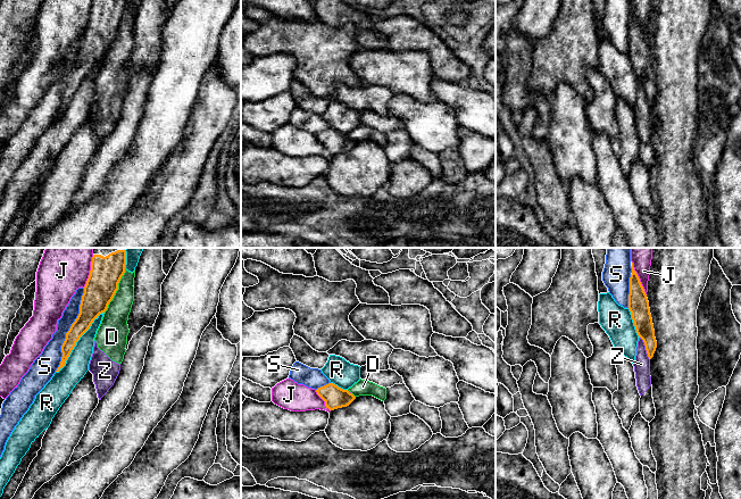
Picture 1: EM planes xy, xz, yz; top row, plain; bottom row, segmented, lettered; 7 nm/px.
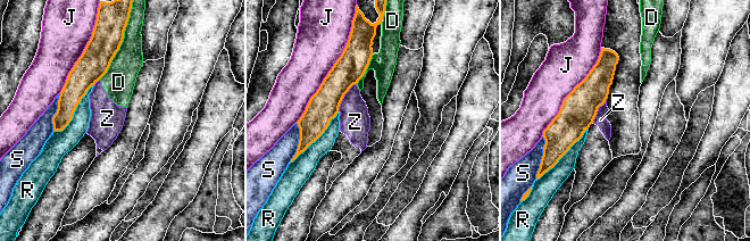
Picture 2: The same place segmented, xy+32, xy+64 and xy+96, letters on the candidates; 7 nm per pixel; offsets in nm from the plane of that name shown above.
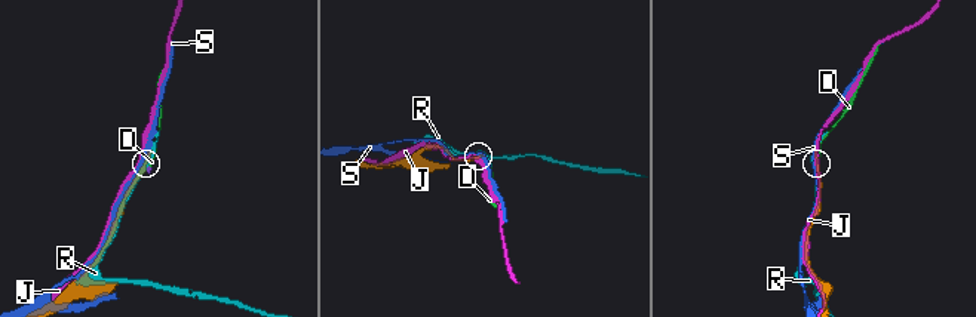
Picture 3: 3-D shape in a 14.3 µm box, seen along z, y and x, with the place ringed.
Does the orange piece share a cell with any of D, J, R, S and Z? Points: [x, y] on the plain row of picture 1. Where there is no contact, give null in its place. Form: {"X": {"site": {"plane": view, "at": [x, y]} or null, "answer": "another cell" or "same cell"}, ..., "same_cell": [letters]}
{"D": {"site": {"plane": "xy", "at": [117, 34]}, "answer": "another cell"}, "J": {"site": {"plane": "xy", "at": [90, 16]}, "answer": "another cell"}, "R": {"site": {"plane": "xy", "at": [76, 86]}, "answer": "another cell"}, "S": {"site": {"plane": "xy", "at": [69, 75]}, "answer": "another cell"}, "Z": {"site": {"plane": "yz", "at": [646, 93]}, "answer": "another cell"}, "same_cell": []}

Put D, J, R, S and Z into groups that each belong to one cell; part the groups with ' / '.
D Z / J / R / S

